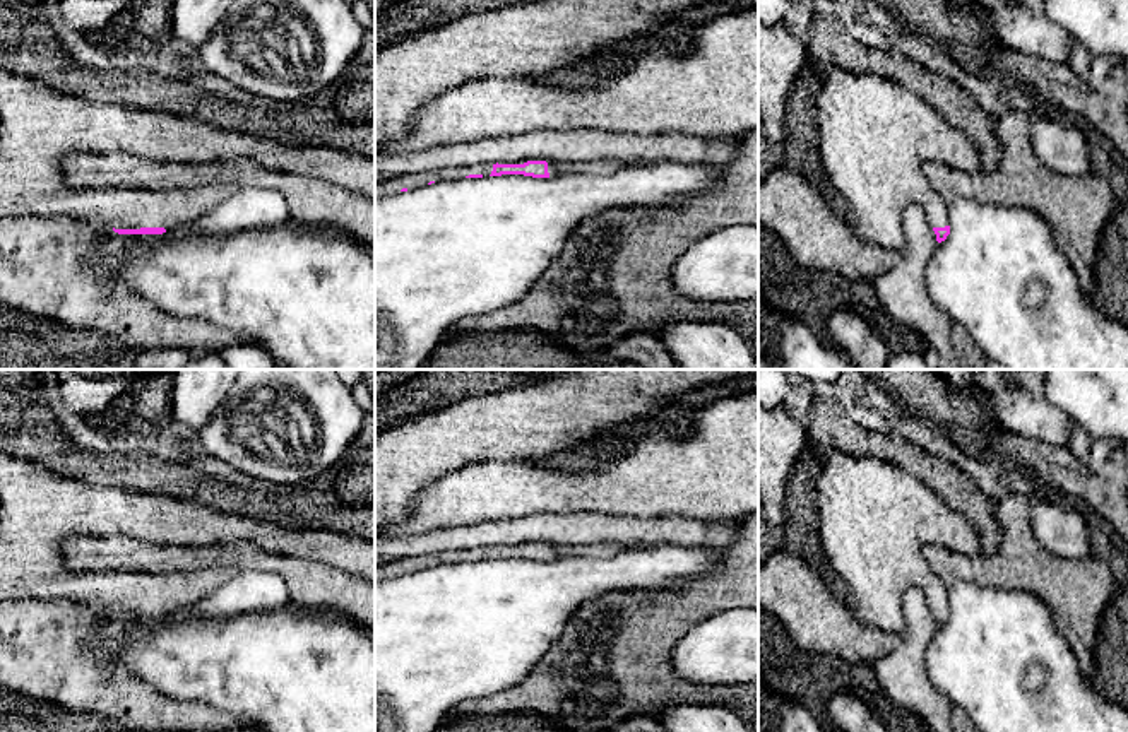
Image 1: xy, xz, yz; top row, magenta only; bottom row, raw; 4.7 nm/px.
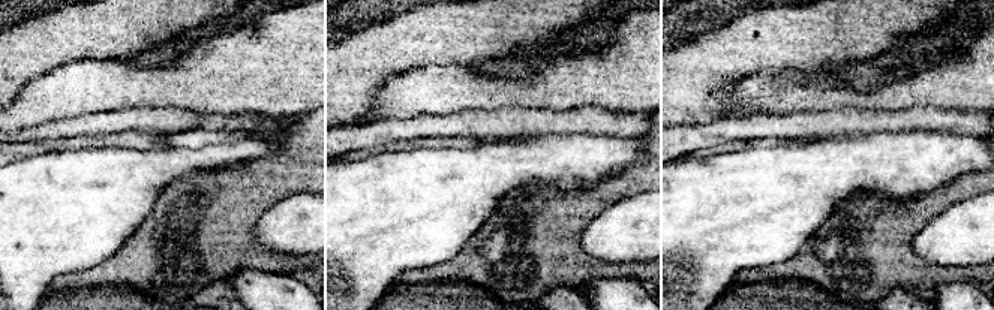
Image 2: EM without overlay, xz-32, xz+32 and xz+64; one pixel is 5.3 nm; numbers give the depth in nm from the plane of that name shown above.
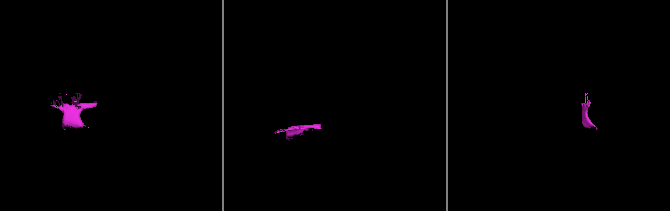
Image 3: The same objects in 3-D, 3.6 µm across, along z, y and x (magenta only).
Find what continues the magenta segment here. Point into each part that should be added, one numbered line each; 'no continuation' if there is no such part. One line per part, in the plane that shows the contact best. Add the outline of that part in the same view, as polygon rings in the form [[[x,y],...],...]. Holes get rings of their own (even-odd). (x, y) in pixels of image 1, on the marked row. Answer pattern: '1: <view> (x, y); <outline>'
1: xy (38, 123); [[[0,68],[0,221],[31,217],[70,217],[98,227],[166,231],[211,214],[240,186],[209,185],[197,188],[72,188],[63,181],[60,159],[70,152],[122,152],[154,162],[224,164],[250,159],[270,171],[305,174],[363,193],[375,202],[375,157],[335,147],[289,147],[267,137],[238,133],[173,113],[132,109],[123,104],[94,103],[60,92],[31,77]]]

